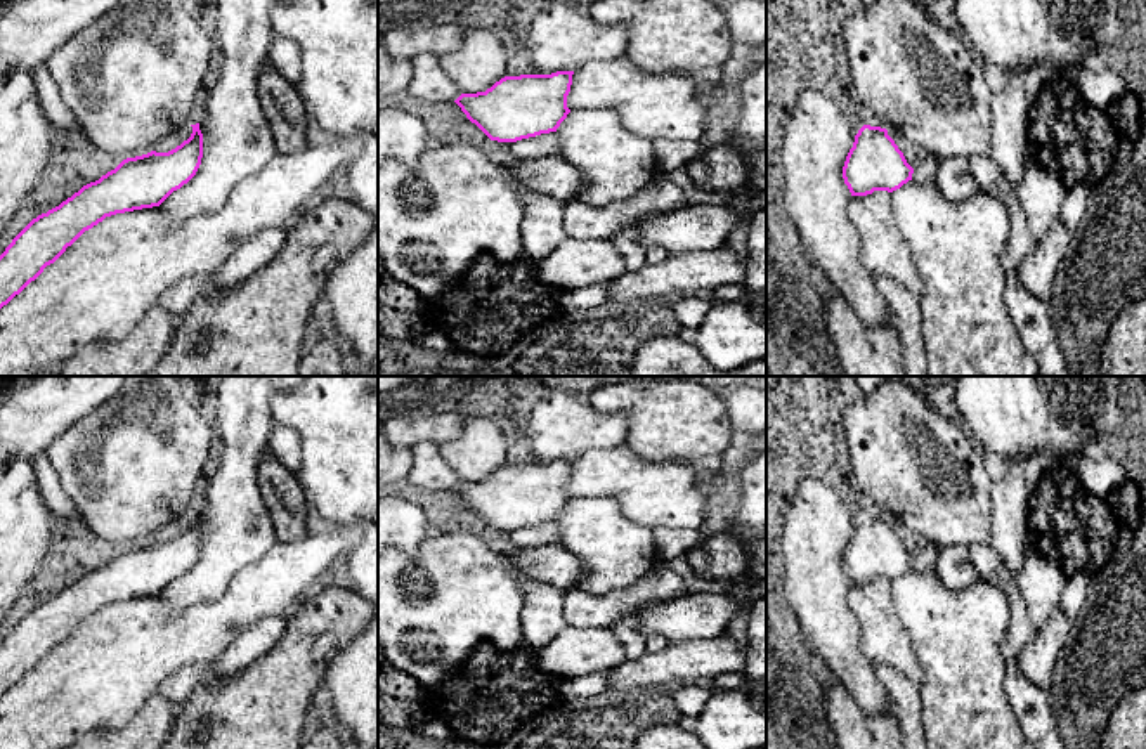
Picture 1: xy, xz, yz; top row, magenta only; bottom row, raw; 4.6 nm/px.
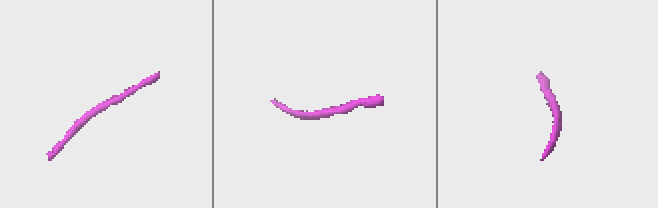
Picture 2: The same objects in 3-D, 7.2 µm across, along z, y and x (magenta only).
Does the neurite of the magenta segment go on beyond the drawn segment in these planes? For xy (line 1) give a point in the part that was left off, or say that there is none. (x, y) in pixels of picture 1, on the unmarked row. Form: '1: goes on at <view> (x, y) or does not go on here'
1: does not go on here

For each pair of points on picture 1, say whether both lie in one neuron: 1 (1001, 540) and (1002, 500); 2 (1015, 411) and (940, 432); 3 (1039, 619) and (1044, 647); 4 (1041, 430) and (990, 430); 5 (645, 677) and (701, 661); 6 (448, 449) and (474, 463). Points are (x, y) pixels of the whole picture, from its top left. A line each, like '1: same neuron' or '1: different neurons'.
1: same neuron
2: different neurons
3: different neurons
4: same neuron
5: same neuron
6: same neuron

